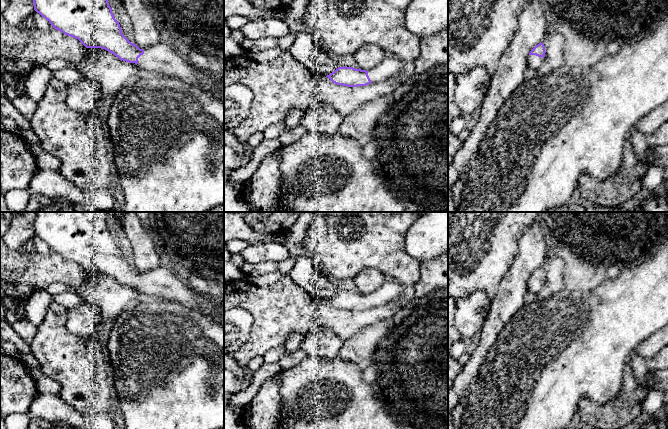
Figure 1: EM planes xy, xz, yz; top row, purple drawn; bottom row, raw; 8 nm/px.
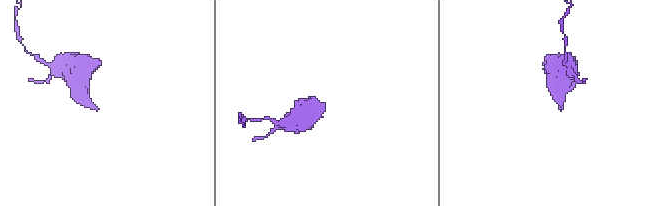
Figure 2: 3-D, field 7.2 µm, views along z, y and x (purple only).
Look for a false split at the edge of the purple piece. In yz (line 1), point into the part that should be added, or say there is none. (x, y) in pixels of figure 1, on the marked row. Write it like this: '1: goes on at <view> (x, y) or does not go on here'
1: goes on at yz (534, 62)

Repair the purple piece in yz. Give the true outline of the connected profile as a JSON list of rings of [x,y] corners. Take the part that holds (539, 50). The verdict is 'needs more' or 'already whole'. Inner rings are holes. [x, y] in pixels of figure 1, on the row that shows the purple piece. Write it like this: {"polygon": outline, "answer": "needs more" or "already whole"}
{"polygon": [[[539,43],[530,51],[528,56],[529,72],[538,70],[538,68],[540,67],[541,63],[544,60],[545,53],[546,51],[543,43]]], "answer": "needs more"}

